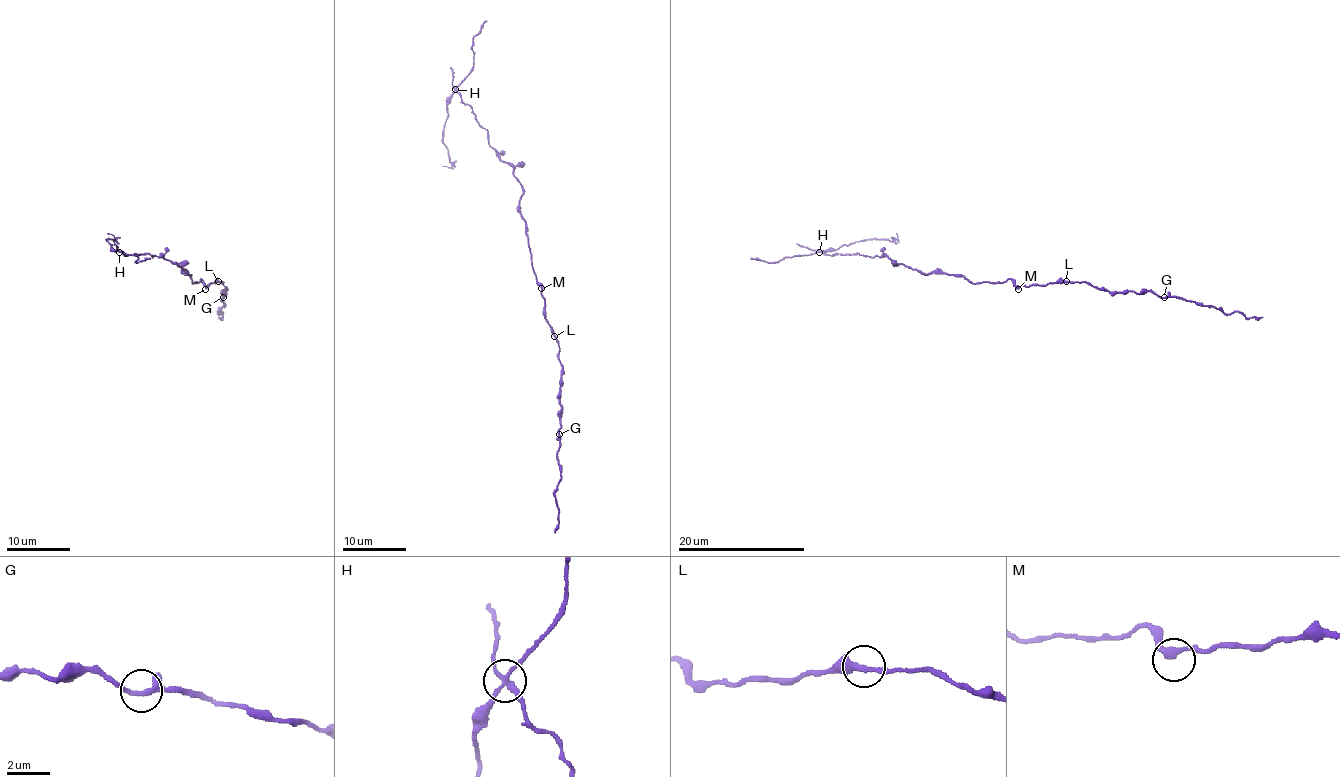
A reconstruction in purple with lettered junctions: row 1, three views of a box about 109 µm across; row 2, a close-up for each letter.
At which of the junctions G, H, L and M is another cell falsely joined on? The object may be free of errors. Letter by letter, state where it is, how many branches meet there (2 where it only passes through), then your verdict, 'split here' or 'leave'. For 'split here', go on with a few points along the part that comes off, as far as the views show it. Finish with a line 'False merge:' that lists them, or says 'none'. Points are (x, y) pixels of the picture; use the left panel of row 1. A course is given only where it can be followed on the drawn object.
G: place (223, 297); branches 3; leave
H: place (119, 252); branches 4; split here; course (120, 252), (110, 249), (112, 244), (107, 240), (115, 238), (107, 233)
L: place (218, 281); branches 2; leave
M: place (205, 289); branches 2; leave
False merge: H

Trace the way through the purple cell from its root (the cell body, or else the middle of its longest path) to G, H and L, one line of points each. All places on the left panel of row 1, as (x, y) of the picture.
G: (196, 282), (201, 279), (205, 286), (223, 282), (226, 287), (223, 297)
H: (196, 282), (183, 273), (186, 273), (183, 268), (163, 256), (126, 256), (120, 252)
L: (196, 282), (201, 279), (207, 286), (218, 281)

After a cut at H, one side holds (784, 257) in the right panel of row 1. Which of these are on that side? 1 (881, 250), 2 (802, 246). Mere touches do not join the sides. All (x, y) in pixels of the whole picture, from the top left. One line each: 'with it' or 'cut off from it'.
1: cut off from it
2: cut off from it

